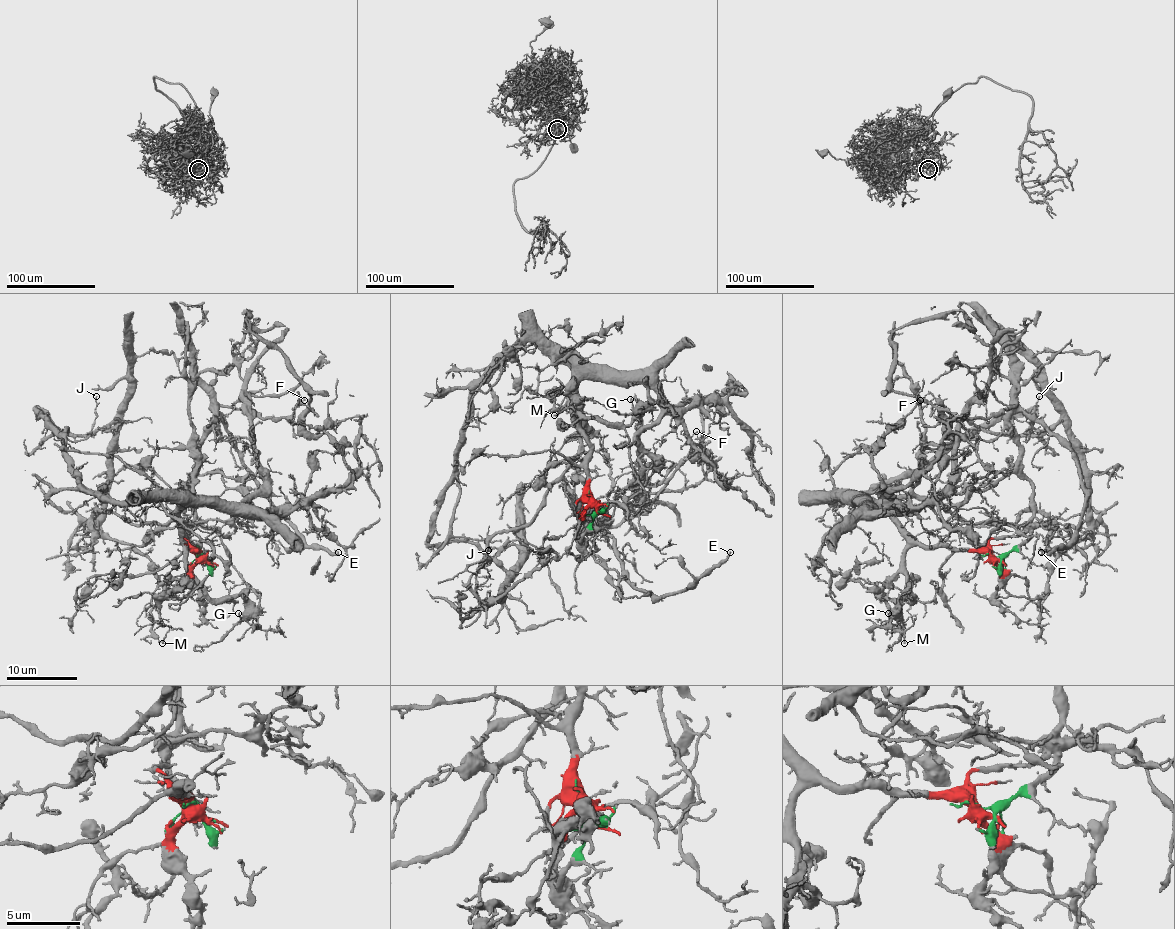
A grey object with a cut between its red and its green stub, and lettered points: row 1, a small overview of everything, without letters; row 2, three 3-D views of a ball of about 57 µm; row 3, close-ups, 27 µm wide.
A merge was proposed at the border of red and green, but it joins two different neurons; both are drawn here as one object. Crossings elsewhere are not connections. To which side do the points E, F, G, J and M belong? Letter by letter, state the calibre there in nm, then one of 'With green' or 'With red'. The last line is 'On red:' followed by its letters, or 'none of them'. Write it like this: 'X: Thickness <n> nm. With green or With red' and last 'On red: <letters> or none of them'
E: Thickness 190 nm. With green
F: Thickness 120 nm. With green
G: Thickness 120 nm. With red
J: Thickness 110 nm. With red
M: Thickness 140 nm. With red
On red: G, J, M

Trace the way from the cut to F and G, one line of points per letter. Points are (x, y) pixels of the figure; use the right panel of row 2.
F: (993, 556), (1030, 535), (1030, 478), (1009, 422), (1014, 406), (956, 419), (931, 394), (921, 399)
G: (993, 556), (912, 545), (905, 554), (905, 588), (914, 598), (910, 595), (905, 598), (891, 618), (887, 612)

